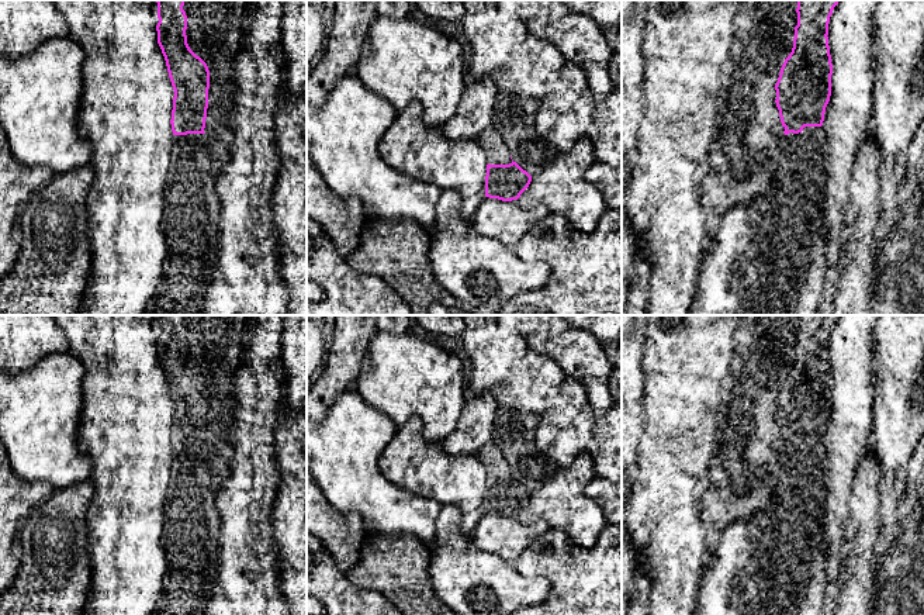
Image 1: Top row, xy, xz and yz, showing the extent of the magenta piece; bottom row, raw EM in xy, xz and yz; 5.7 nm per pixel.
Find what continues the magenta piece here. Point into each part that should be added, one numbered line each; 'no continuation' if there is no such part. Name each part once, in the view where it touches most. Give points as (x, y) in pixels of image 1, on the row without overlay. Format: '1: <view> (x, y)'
1: yz (786, 522)

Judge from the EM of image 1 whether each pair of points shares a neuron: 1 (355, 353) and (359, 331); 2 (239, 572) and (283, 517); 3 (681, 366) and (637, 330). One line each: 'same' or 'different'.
1: same
2: different
3: different

